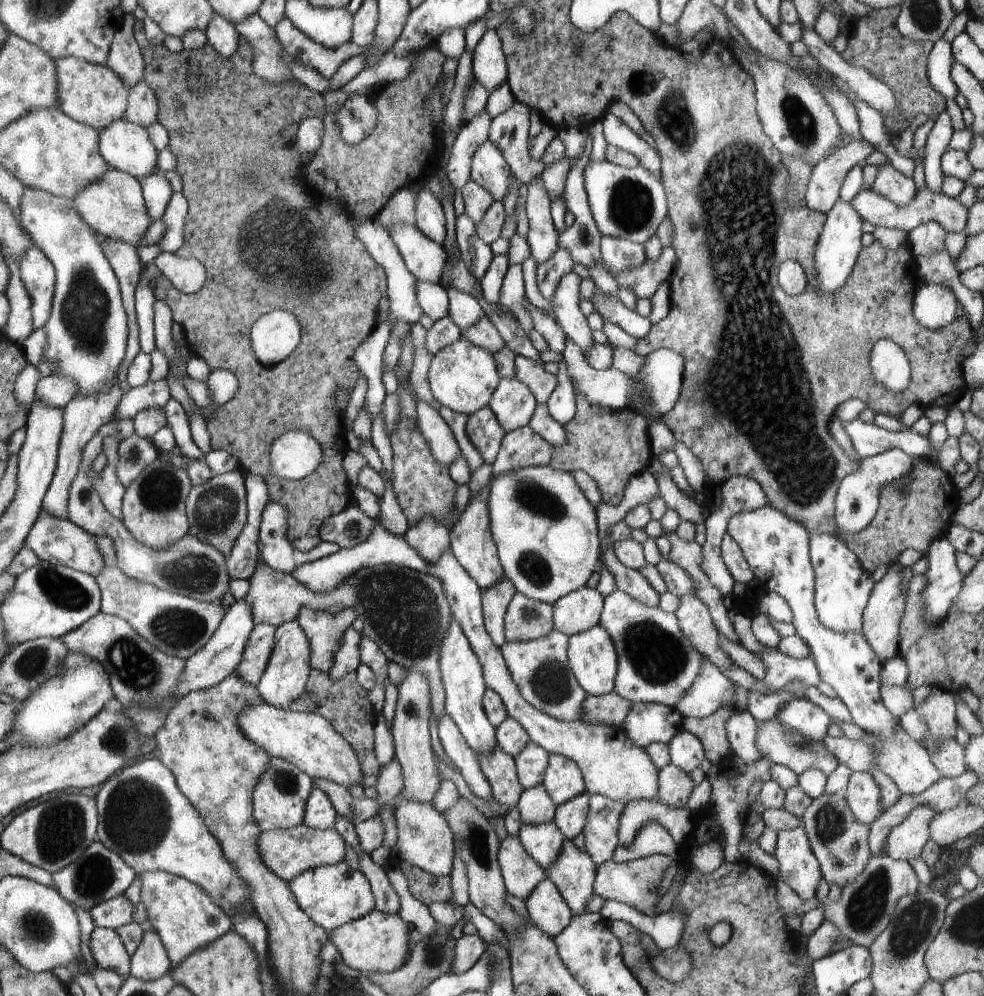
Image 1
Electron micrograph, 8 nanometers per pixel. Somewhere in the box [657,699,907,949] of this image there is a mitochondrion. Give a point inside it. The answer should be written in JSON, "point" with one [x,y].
{"point":[868,909]}

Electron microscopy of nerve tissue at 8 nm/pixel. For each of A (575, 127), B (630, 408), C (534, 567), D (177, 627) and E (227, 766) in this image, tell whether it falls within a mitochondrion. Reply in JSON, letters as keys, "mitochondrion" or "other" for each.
{"A":"other","B":"other","C":"mitochondrion","D":"mitochondrion","E":"other"}

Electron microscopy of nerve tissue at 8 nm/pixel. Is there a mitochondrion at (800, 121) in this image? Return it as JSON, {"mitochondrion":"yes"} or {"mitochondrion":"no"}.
{"mitochondrion":"yes"}

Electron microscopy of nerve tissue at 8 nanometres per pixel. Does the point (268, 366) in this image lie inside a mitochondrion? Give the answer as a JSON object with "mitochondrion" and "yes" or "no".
{"mitochondrion":"no"}

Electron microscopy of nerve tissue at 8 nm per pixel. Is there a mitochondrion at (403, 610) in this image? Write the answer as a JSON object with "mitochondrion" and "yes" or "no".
{"mitochondrion":"yes"}

